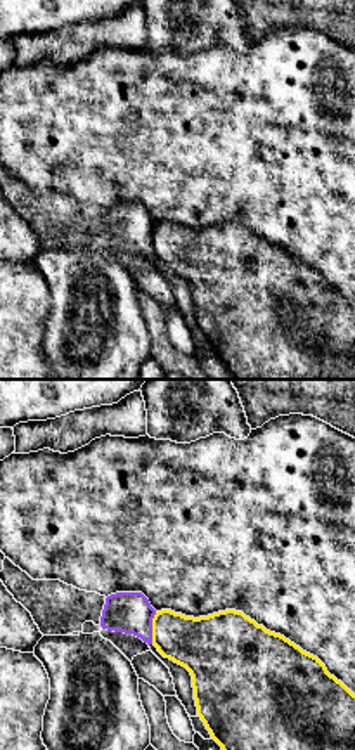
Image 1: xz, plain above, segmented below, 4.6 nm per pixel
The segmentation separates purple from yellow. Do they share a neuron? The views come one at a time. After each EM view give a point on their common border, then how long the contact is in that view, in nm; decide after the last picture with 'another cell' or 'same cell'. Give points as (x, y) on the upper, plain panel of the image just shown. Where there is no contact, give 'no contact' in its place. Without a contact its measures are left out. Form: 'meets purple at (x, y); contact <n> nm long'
meets purple at (151, 239); contact 150 nm long

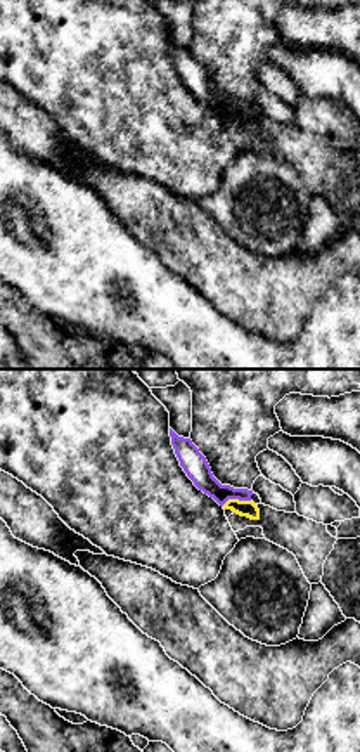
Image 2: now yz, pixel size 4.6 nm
meets purple at (236, 110); contact 140 nm long

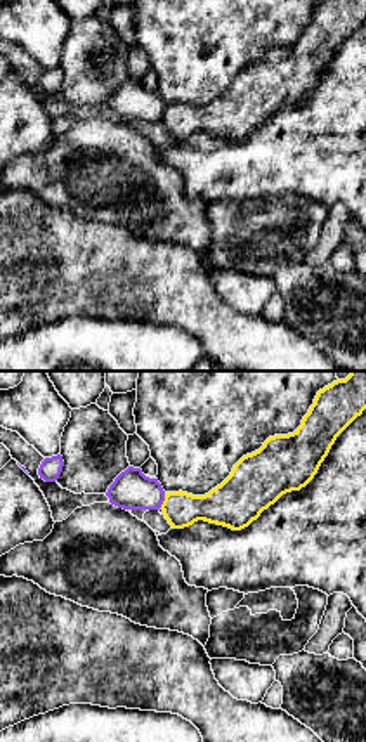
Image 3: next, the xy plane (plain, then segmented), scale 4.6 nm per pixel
meets purple at (163, 111); contact 60 nm long

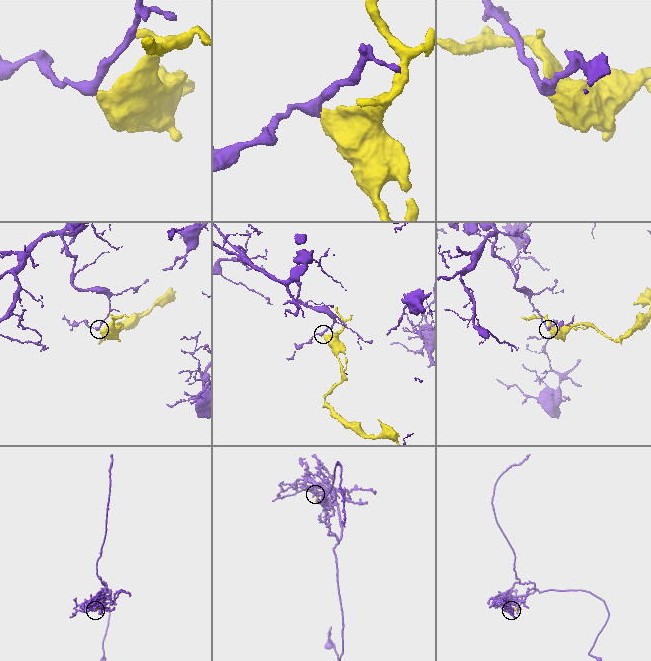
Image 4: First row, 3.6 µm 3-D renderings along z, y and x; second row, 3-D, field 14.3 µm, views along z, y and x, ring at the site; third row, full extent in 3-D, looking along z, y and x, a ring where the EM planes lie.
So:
another cell

